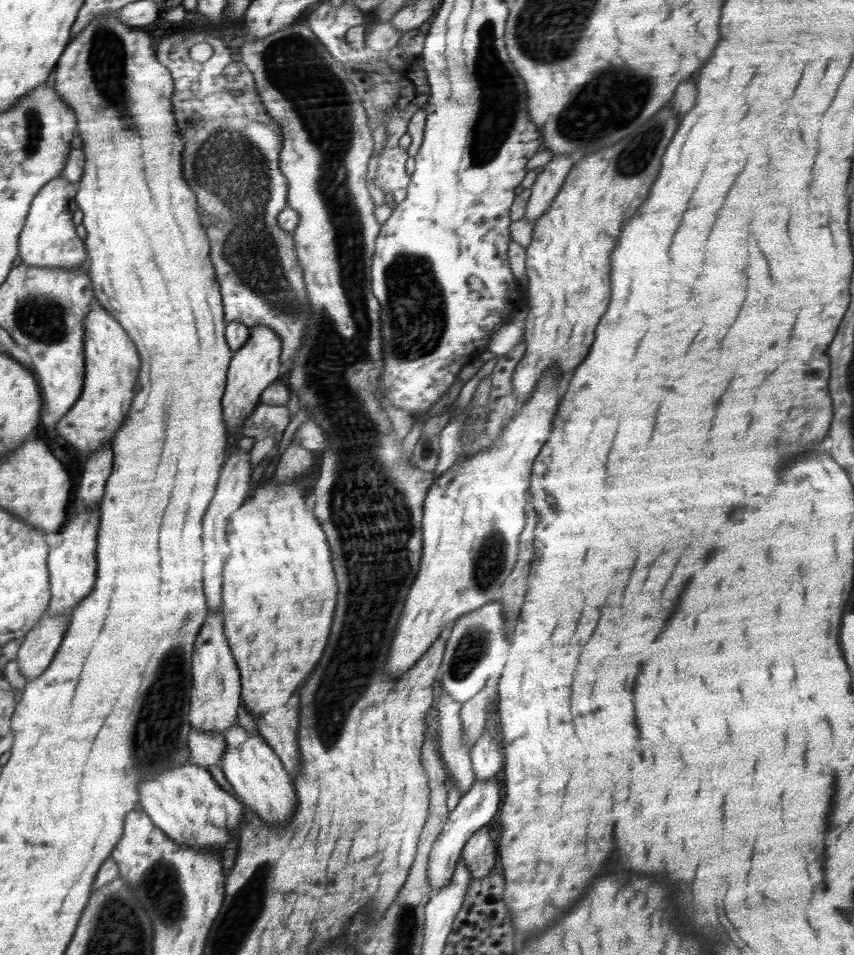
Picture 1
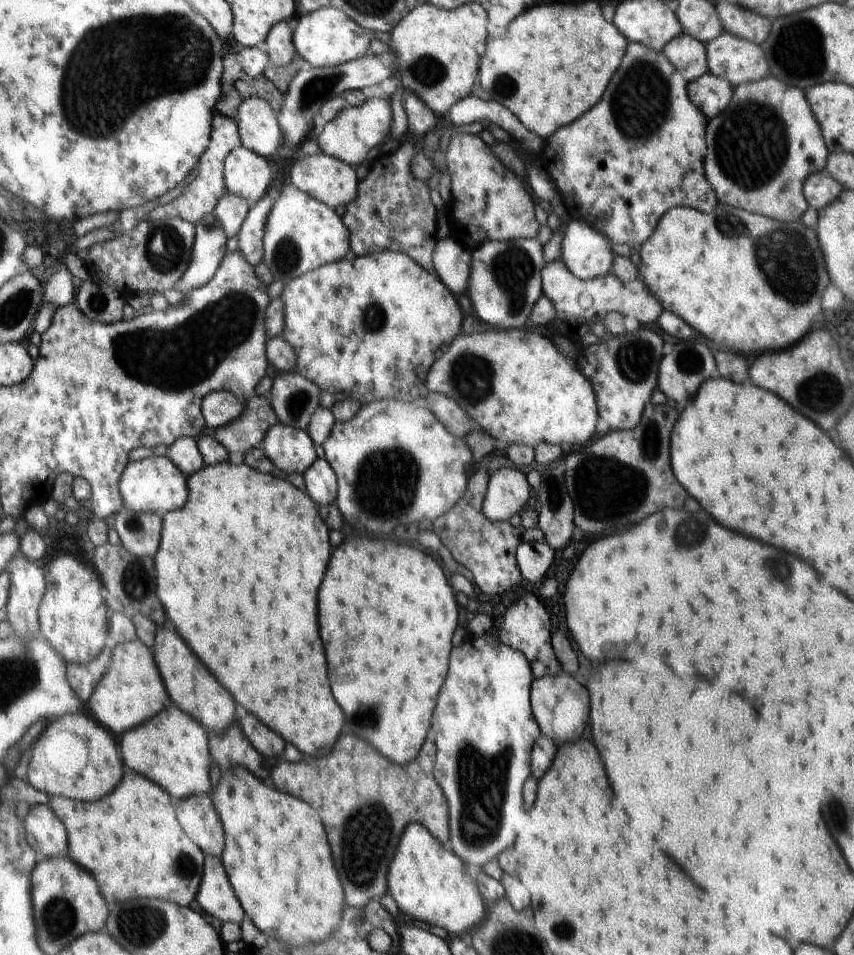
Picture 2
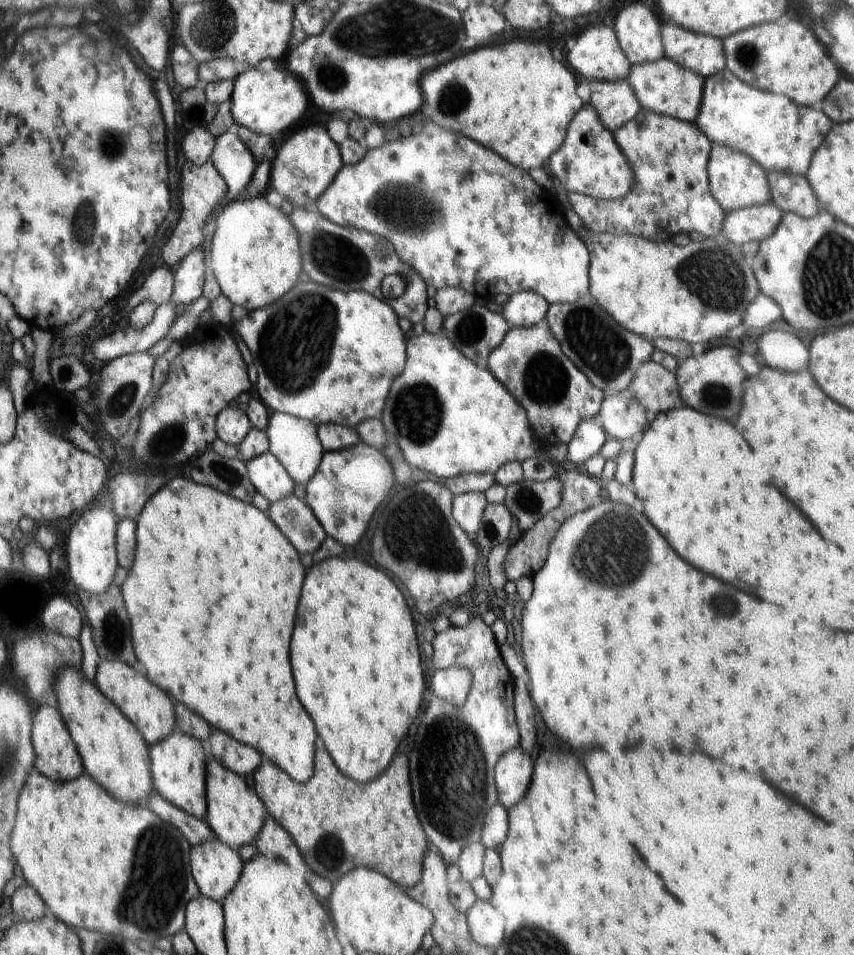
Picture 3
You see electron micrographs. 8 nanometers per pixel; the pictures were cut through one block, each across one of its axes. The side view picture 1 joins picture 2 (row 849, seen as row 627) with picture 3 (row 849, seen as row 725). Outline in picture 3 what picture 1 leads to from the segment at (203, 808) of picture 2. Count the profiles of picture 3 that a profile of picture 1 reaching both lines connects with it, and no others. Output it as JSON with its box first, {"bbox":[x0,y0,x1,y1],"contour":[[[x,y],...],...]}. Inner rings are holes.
{"bbox":[190,838,243,904],"contour":[[[216,838],[191,846],[190,864],[199,892],[220,904],[240,880],[243,869],[238,851]]]}

